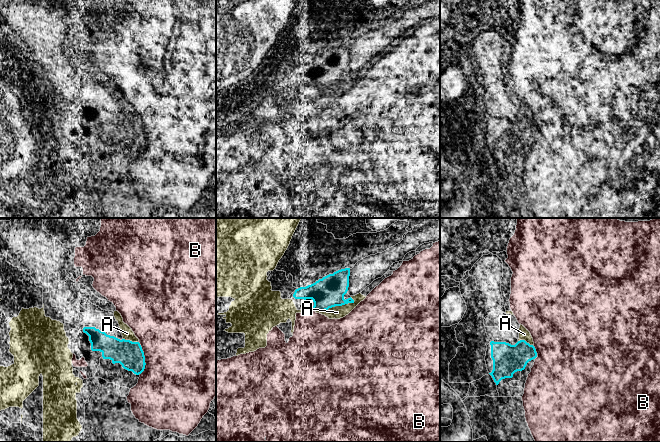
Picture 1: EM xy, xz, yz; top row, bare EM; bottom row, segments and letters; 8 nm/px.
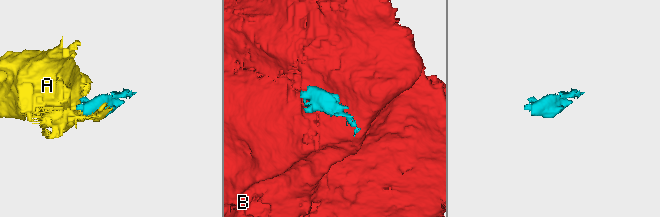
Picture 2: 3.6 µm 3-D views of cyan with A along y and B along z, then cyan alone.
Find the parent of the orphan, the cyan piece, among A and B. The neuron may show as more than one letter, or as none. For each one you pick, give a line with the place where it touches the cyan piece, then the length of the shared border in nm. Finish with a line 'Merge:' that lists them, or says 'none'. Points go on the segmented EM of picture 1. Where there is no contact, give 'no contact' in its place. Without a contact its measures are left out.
Merge: none

